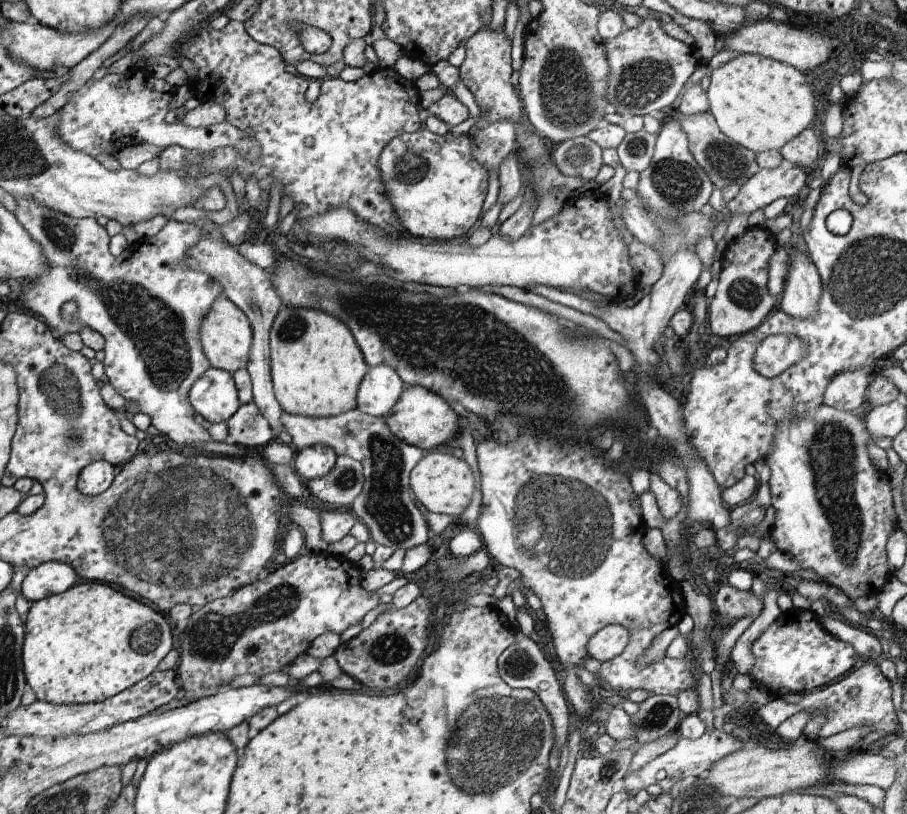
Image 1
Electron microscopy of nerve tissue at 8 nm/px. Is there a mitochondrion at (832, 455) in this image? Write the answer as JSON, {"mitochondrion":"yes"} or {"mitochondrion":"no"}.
{"mitochondrion":"yes"}

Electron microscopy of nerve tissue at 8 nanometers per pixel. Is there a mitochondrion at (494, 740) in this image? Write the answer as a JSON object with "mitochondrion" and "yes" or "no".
{"mitochondrion":"yes"}

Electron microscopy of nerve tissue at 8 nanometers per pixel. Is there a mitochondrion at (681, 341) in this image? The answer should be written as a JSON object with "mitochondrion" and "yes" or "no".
{"mitochondrion":"no"}

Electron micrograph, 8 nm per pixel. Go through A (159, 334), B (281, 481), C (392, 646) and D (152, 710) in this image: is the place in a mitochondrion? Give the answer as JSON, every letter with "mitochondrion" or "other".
{"A":"mitochondrion","B":"other","C":"mitochondrion","D":"other"}

